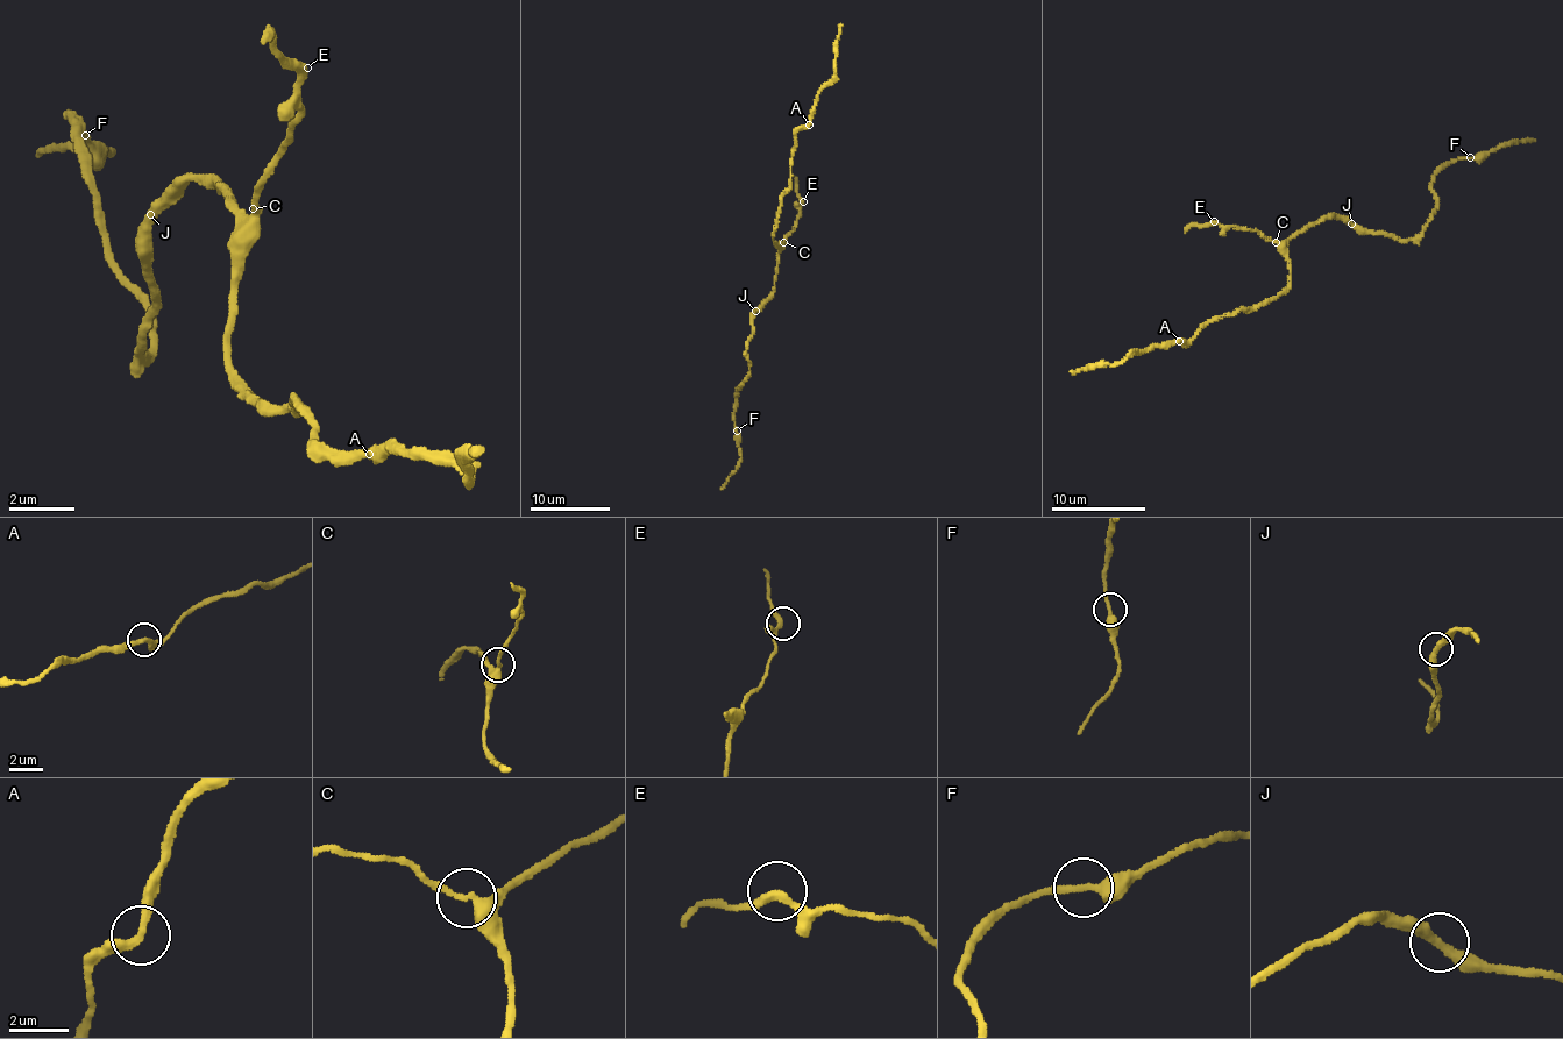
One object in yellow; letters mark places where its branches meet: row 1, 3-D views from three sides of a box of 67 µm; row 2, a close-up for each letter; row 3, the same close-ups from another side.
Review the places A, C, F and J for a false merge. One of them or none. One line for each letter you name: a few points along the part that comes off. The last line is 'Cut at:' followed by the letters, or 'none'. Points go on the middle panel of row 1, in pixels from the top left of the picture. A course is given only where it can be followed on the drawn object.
Cut at: none

